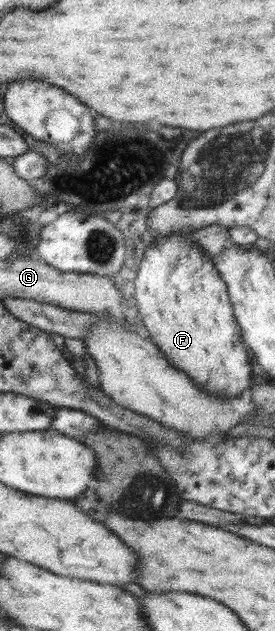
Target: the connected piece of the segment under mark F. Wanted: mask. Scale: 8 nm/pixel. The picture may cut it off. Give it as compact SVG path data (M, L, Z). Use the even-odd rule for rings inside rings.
M190 230L190 233L170 233L166 238L158 238L156 243L152 247L146 249L147 253L144 257L144 262L140 271L138 271L138 277L136 282L136 309L141 317L141 324L147 329L149 333L150 340L155 343L156 346L160 348L166 355L166 358L175 366L178 370L189 374L192 380L198 386L201 386L202 390L206 392L211 392L216 396L221 396L222 398L230 398L231 396L243 396L247 390L252 387L252 366L250 366L250 360L248 360L248 350L246 350L247 344L244 344L242 340L243 330L240 328L239 322L236 320L235 307L231 303L231 295L229 294L228 284L224 279L218 269L216 269L215 263L212 262L210 257L206 256L204 249L192 241L192 234L197 230Z

